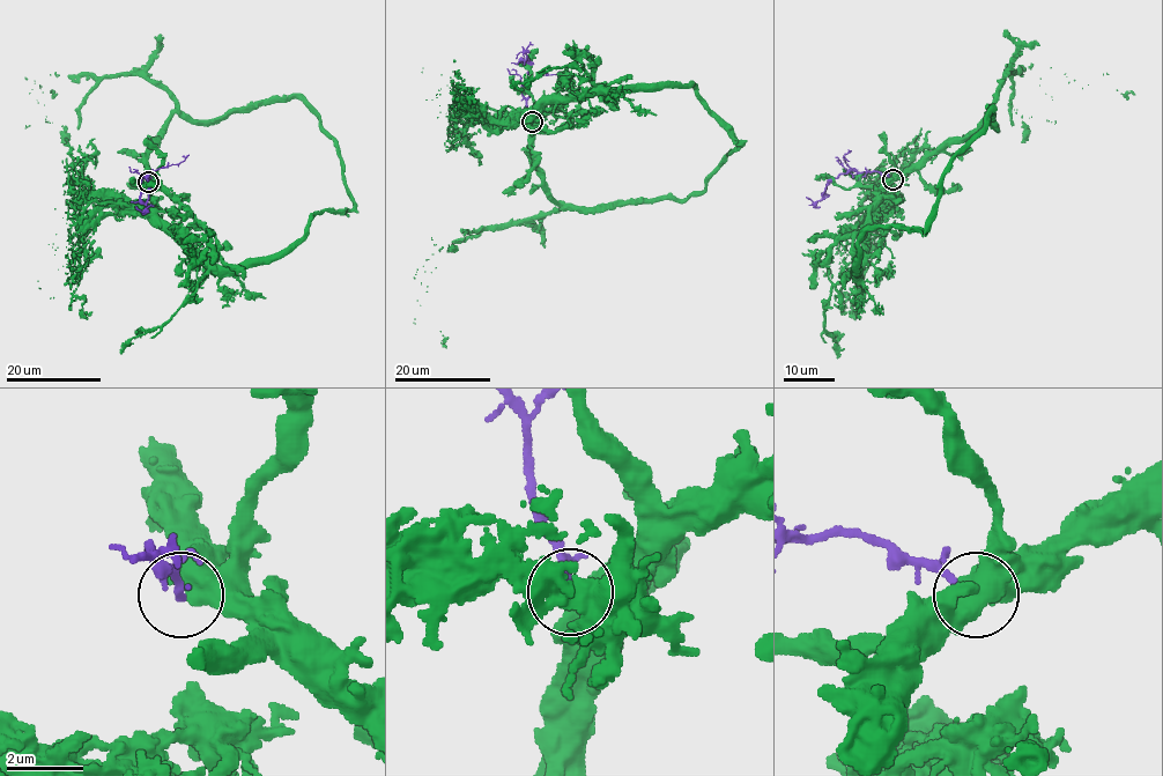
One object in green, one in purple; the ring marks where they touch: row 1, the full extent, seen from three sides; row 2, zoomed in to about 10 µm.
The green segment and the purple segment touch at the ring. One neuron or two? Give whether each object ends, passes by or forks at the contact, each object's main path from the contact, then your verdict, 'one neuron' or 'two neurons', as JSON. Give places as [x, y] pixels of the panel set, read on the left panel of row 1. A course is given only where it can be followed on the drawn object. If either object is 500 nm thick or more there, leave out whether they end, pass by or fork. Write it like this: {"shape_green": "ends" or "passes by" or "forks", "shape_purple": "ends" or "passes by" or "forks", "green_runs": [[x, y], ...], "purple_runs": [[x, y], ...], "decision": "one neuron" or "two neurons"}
{"green_runs": [[149, 182], [148, 154], [176, 108], [164, 89], [138, 75], [50, 74], [31, 89], [24, 78], [56, 93]], "purple_runs": [[149, 182], [142, 177], [150, 189], [142, 212], [135, 206]], "decision": "two neurons"}

